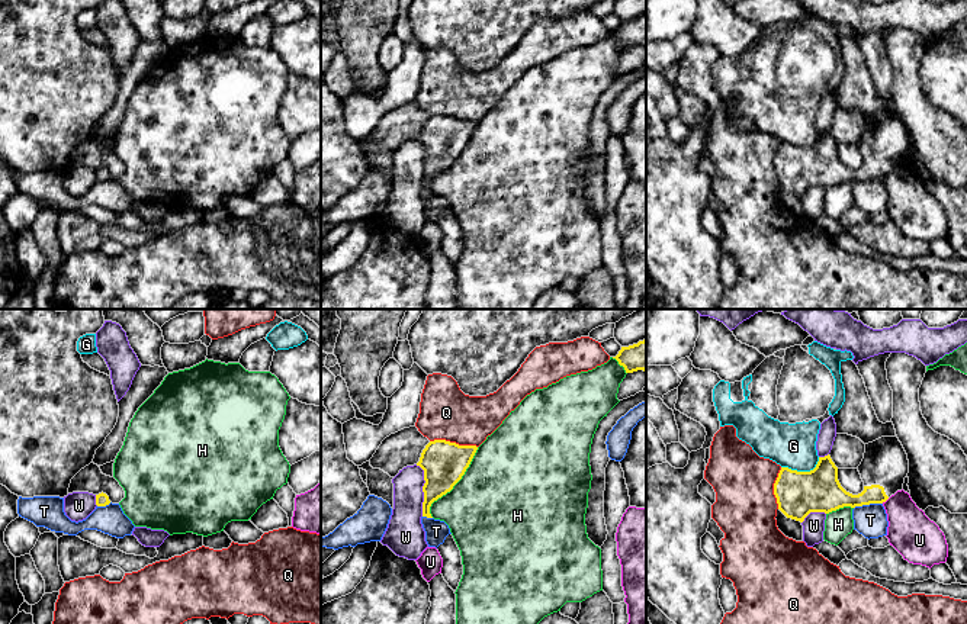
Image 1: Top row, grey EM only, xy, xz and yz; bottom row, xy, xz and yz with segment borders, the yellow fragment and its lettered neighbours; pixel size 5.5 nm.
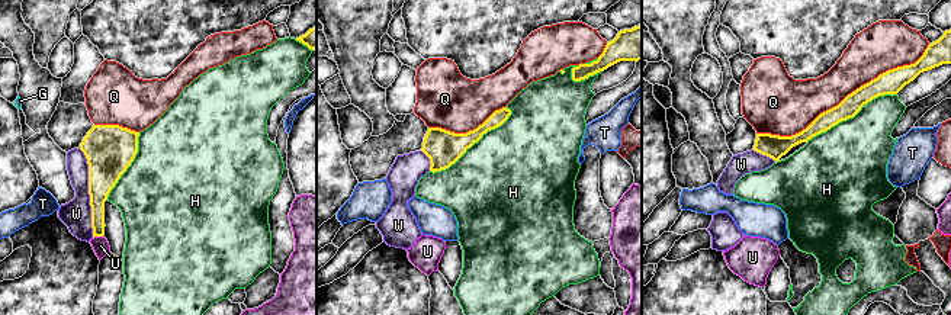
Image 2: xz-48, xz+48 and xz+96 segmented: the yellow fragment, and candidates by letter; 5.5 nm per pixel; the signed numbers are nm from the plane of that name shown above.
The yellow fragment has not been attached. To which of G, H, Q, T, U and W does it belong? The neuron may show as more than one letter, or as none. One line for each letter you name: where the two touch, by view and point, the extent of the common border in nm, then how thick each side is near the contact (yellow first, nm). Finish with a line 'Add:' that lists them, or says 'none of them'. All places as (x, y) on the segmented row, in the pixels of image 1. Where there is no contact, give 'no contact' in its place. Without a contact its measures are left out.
Add: none of them

